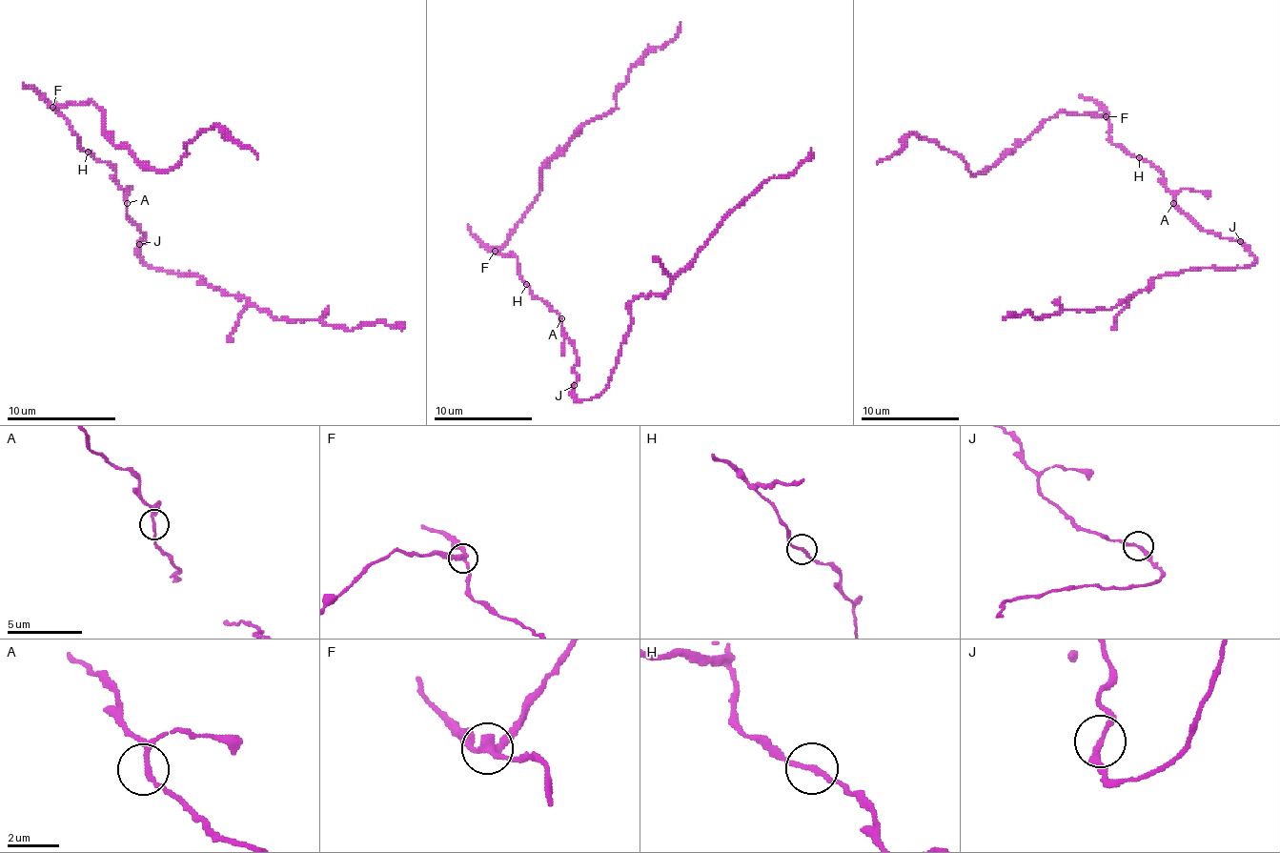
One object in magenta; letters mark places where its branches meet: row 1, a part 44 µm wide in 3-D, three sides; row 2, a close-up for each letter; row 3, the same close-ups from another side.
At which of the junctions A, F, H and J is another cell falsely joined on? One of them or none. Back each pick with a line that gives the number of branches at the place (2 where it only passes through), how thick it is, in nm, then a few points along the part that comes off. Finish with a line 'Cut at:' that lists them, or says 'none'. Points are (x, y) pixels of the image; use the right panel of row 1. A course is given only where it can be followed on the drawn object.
F: branches 3; calibre 280 nm; course (1107, 117), (1060, 112), (978, 173), (973, 173), (961, 159), (914, 134), (877, 164)
Cut at: F

